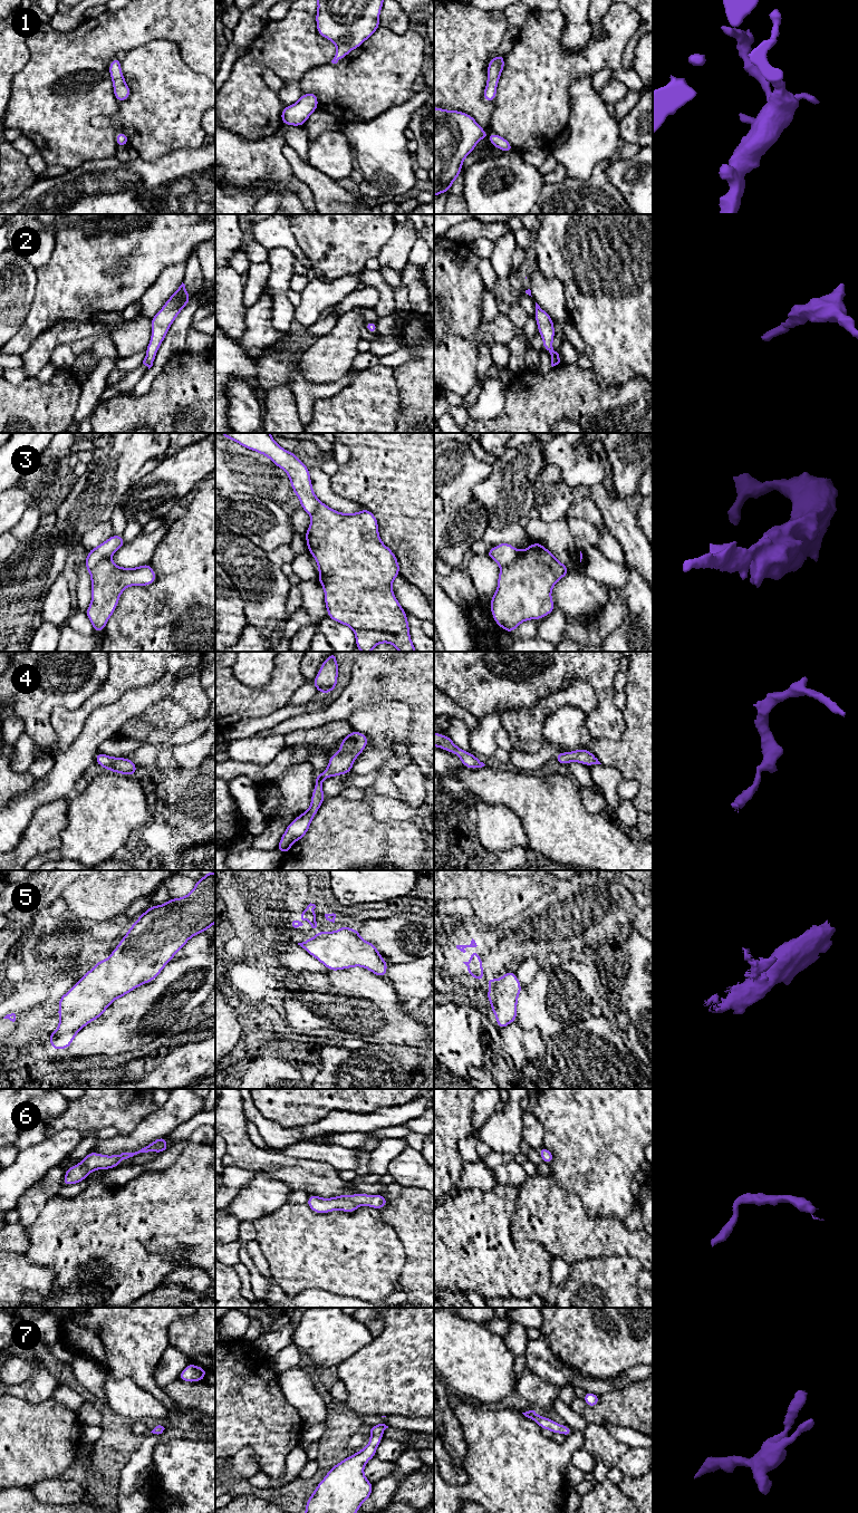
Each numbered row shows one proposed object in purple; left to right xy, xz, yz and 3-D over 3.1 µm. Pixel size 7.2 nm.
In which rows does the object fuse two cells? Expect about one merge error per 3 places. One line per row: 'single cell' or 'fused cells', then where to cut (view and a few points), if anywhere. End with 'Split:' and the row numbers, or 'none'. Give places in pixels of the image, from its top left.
1: single cell; cut none
2: single cell; cut none
3: fused cells; cut yz (519, 551), (516, 559), (501, 569)
4: single cell; cut none
5: single cell; cut none
6: single cell; cut none
7: single cell; cut none
Split: 3

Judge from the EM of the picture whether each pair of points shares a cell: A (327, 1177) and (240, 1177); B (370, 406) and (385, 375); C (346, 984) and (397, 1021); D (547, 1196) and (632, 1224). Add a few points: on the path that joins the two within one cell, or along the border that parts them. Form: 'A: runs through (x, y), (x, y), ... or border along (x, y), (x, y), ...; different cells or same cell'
A: border along (228, 1165), (260, 1173); different cells
B: runs through (372, 398), (377, 383); same cell
C: runs through (358, 994), (372, 998), (385, 1011); same cell
D: border along (624, 1221), (629, 1230), (640, 1230); different cells

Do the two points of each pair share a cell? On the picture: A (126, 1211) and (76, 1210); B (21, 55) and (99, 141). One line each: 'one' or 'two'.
A: one
B: two

